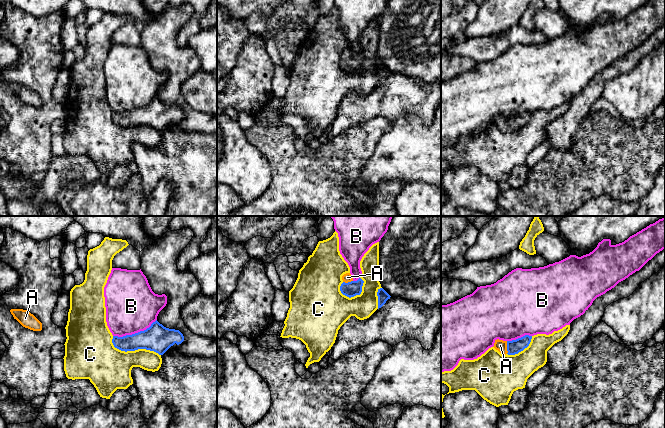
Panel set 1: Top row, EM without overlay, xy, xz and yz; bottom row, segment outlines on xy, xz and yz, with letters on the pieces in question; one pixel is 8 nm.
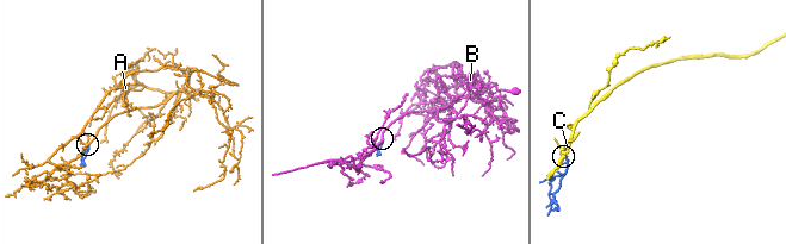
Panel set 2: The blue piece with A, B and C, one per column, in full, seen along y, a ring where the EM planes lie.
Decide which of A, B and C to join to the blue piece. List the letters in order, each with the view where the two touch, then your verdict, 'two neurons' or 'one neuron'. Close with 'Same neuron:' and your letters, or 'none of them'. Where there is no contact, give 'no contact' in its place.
A: contact in yz; one neuron
B: contact in xy; two neurons
C: contact in xy; two neurons
Same neuron: A

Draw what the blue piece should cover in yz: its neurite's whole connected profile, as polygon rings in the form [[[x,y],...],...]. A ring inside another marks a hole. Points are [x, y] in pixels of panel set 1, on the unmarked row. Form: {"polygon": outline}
{"polygon": [[[525,111],[512,117],[495,116],[494,124],[502,131],[515,131],[527,124],[531,118],[532,112]]]}

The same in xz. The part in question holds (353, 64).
{"polygon": [[[346,49],[342,52],[343,59],[340,62],[340,67],[343,71],[351,74],[356,71],[360,71],[362,68],[362,62],[364,57],[359,54],[354,57],[350,49]]]}

